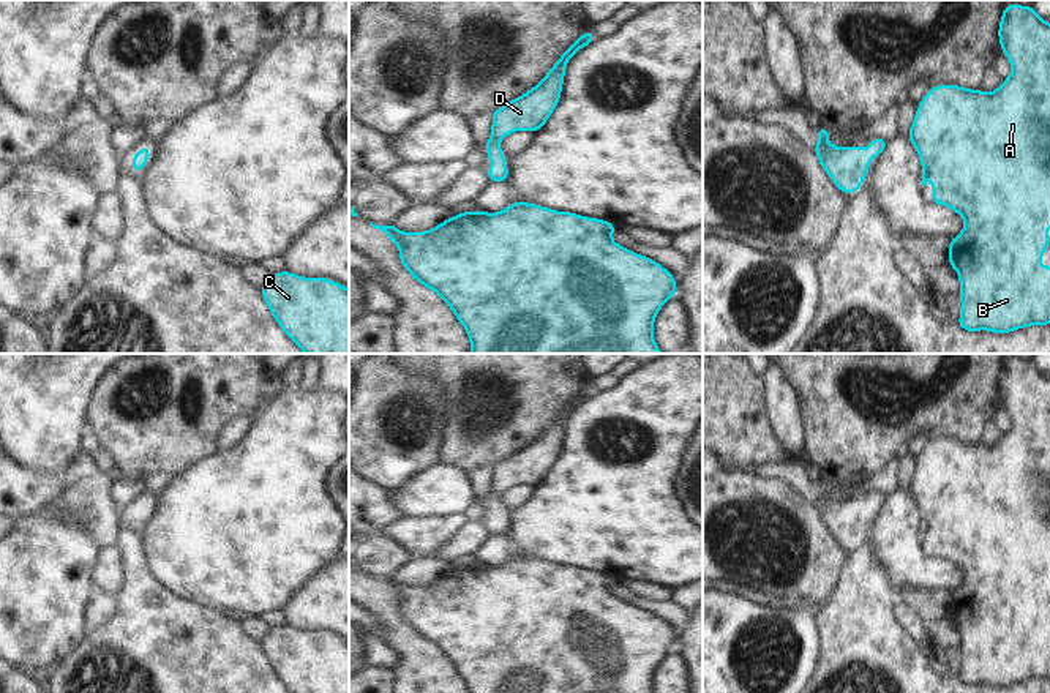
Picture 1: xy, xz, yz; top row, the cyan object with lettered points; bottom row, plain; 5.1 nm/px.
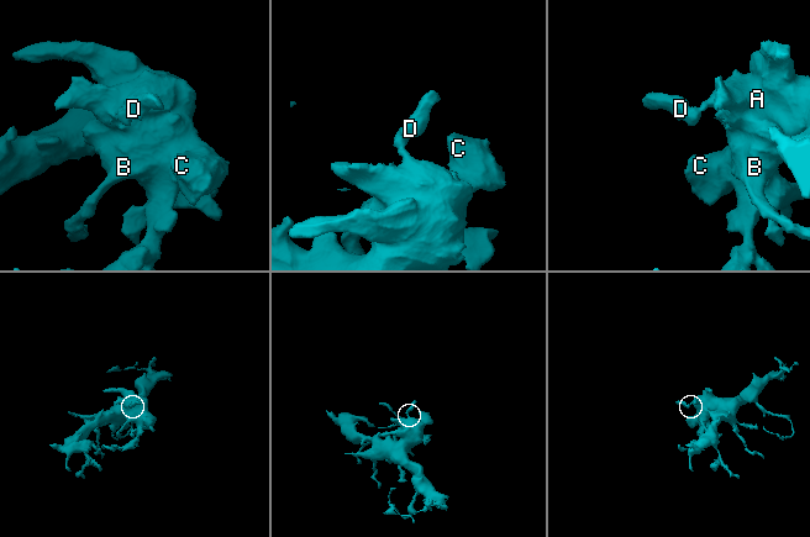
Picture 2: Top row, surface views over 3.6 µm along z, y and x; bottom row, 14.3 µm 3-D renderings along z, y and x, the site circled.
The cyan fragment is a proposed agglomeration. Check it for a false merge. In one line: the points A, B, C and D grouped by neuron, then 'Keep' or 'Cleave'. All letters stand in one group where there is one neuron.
Groups: A B C D. Keep

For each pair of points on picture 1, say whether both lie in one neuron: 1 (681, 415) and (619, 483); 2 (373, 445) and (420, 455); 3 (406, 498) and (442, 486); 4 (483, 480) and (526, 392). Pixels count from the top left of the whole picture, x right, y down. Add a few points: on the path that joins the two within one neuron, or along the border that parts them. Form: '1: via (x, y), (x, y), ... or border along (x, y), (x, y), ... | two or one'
1: via (663, 433), (657, 439), (656, 452), (637, 466) | one
2: via (384, 445), (395, 445), (409, 453) | one
3: via (416, 498), (433, 491) | one
4: border along (493, 464), (468, 471) | two

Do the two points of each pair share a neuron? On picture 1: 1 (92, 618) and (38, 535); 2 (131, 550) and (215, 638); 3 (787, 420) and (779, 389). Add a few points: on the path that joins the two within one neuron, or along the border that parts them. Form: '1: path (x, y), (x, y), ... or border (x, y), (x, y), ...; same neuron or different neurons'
1: border (93, 589), (82, 608), (86, 629); different neurons
2: path (136, 576), (188, 627); same neuron
3: path (783, 412), (779, 397); same neuron

